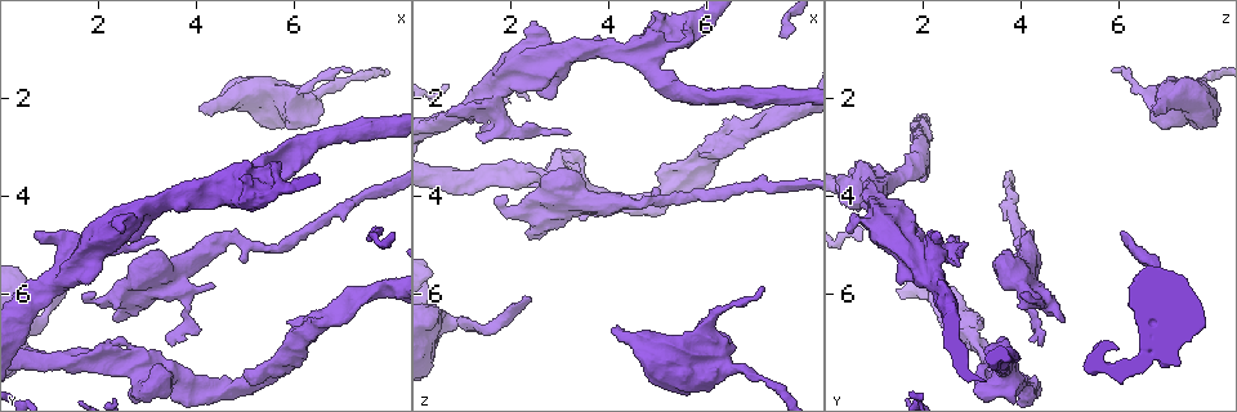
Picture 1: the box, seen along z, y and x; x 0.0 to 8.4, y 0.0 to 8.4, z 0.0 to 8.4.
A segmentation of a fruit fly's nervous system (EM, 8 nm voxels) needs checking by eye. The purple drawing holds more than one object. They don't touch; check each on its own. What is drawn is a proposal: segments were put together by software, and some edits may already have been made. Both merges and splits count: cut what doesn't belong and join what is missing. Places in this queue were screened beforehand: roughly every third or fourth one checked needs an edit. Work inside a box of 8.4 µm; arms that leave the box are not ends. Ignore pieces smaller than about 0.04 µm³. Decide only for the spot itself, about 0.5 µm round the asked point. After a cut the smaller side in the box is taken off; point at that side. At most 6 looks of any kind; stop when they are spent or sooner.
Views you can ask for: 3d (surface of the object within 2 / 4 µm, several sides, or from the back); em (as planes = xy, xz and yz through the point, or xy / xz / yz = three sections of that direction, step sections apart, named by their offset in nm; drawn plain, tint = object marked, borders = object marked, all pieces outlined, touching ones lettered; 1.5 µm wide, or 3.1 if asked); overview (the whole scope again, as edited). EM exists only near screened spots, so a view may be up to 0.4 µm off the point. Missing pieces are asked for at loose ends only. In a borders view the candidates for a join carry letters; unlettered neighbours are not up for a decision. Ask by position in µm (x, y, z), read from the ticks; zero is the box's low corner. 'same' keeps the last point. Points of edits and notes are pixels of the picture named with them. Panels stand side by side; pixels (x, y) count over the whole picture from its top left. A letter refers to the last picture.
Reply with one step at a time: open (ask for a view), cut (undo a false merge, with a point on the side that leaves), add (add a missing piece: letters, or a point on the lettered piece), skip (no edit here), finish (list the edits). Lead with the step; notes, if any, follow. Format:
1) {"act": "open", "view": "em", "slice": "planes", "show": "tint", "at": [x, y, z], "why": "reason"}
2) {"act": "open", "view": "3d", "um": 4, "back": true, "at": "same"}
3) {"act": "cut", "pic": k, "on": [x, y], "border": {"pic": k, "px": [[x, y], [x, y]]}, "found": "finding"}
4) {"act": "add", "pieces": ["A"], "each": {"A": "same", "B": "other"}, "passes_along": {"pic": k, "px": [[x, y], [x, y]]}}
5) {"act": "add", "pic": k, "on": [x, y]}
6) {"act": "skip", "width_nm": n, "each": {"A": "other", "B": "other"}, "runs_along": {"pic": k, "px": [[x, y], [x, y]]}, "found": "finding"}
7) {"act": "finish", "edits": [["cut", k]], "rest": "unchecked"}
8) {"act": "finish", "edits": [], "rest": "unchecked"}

{"act": "open", "view": "em", "slice": "xy", "step": 4, "show": "tint", "at": [5.60, 3.30, 0.65], "why": "free end"}

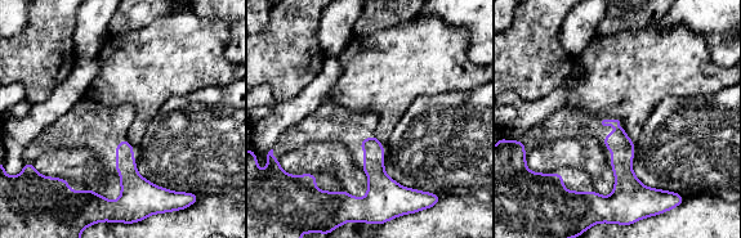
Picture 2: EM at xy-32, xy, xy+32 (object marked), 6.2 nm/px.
{"act": "open", "view": "em", "slice": "planes", "show": "borders", "at": "same"}

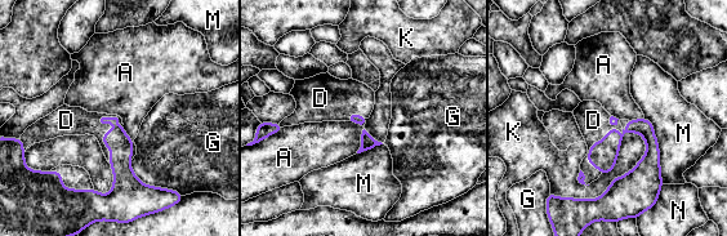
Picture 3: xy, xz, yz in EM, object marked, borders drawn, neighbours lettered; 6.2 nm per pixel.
{"act": "add", "pieces": ["D"], "each": {"A": "other", "D": "same", "G": "other", "K": "other", "M": "other", "N": "other"}, "found": "it goes on there"}

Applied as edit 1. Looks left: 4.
{"act": "open", "view": "em", "slice": "xz", "step": 4, "show": "tint", "at": [2.80, 4.15, 1.55], "why": "stops while still wide"}

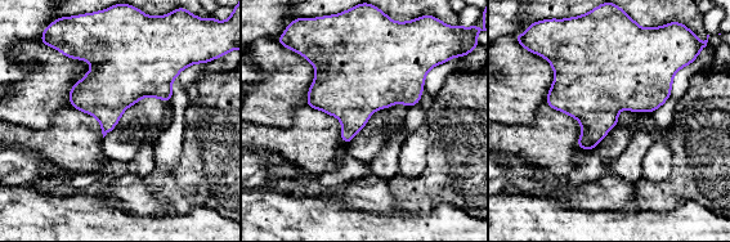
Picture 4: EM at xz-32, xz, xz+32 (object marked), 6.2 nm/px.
{"act": "open", "view": "em", "slice": "xz", "step": 4, "show": "borders", "at": "same", "why": "what lies round it"}

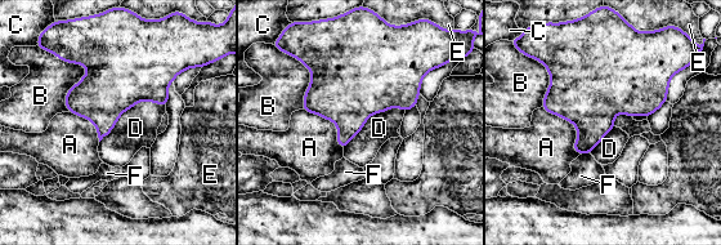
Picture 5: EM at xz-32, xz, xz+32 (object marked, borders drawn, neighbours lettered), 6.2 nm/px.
{"act": "skip", "longest_contact_nm": ["D", 480], "each": {"A": "other", "B": "other", "C": "other", "D": "other", "E": "other", "F": "other"}, "border": {"pic": 5, "px": [[165, 105], [137, 101], [99, 142]]}, "found": "none of them fits"}

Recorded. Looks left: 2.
{"act": "open", "view": "em", "slice": "planes", "show": "tint", "at": [4.15, 2.25, 6.65]}

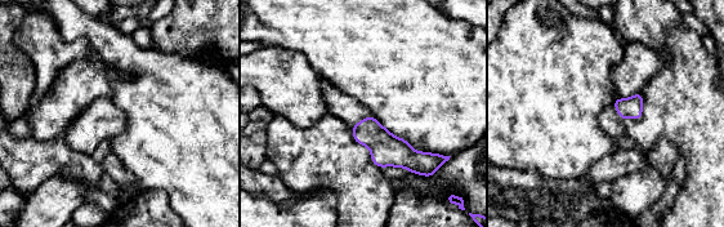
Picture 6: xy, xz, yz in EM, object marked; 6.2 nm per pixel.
{"act": "open", "view": "em", "slice": "planes", "show": "borders", "at": "same", "why": "what lies round it"}

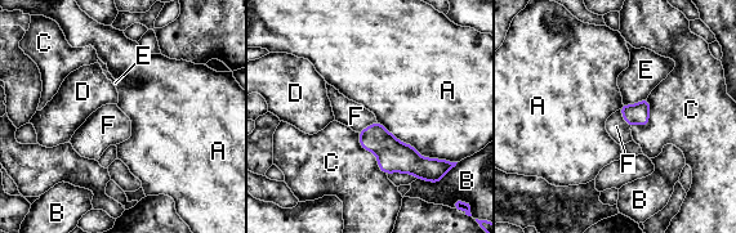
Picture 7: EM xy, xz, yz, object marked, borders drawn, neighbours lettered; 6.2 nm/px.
{"act": "add", "pieces": ["F"], "longest_contact_nm": ["A", 550], "each": {"A": "other", "B": "other", "C": "other", "D": "other", "E": "other", "F": "same"}, "passes_along": {"pic": 7, "px": [[393, 156], [369, 126], [356, 116]]}, "found": "it goes on there"}

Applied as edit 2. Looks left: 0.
{"act": "finish", "edits": [["add", 3], ["add", 7]], "rest": "unchecked"}

